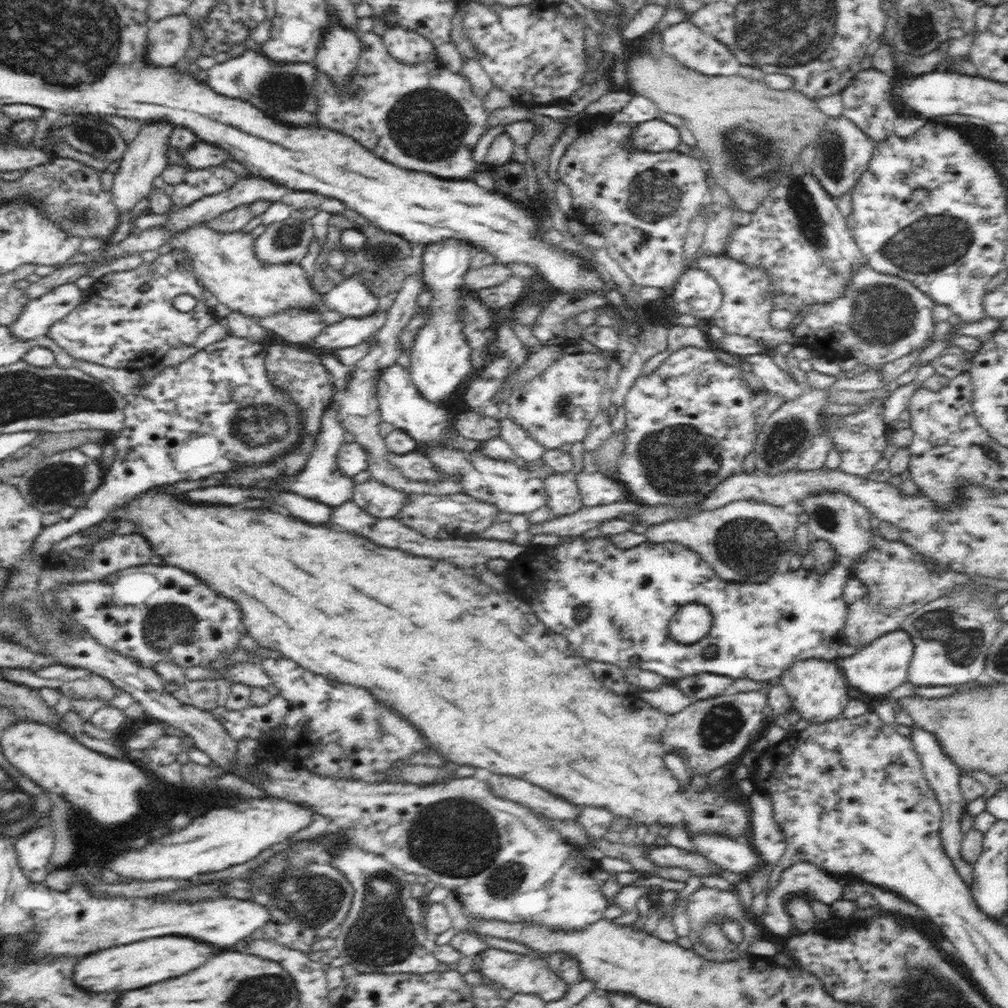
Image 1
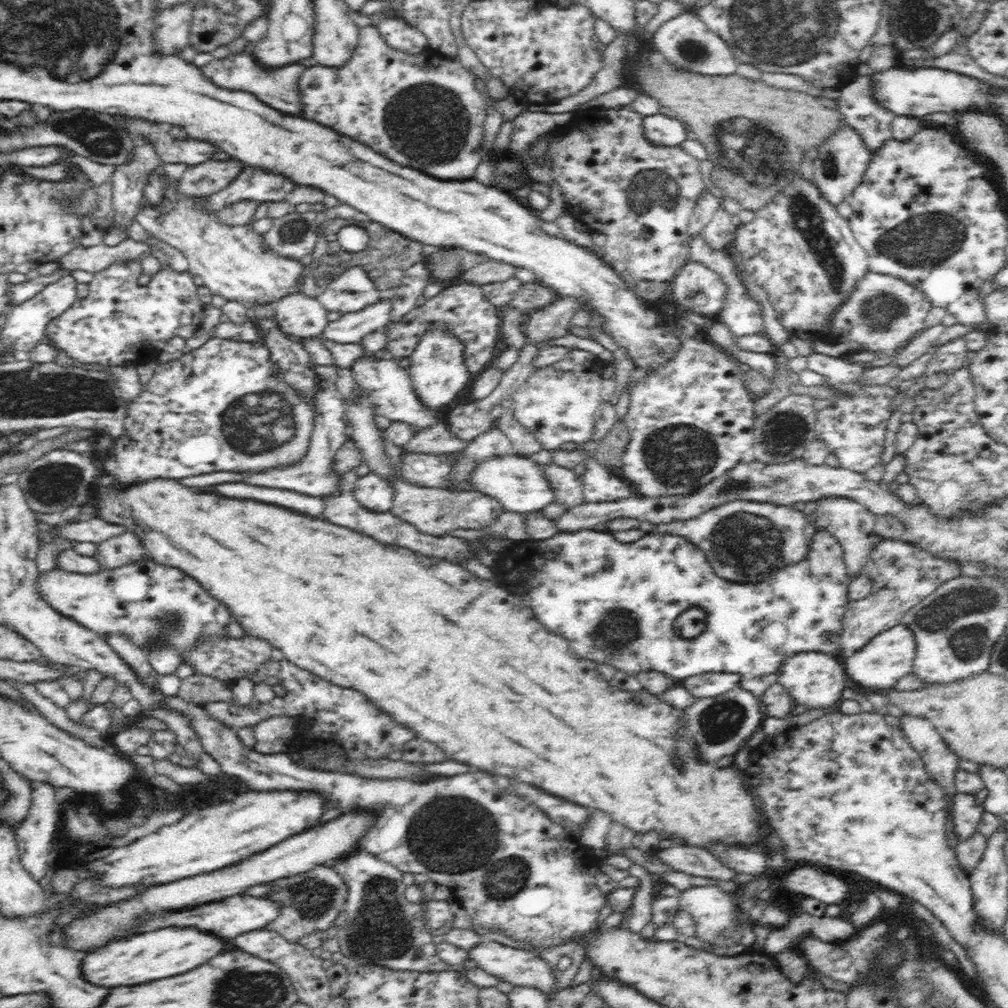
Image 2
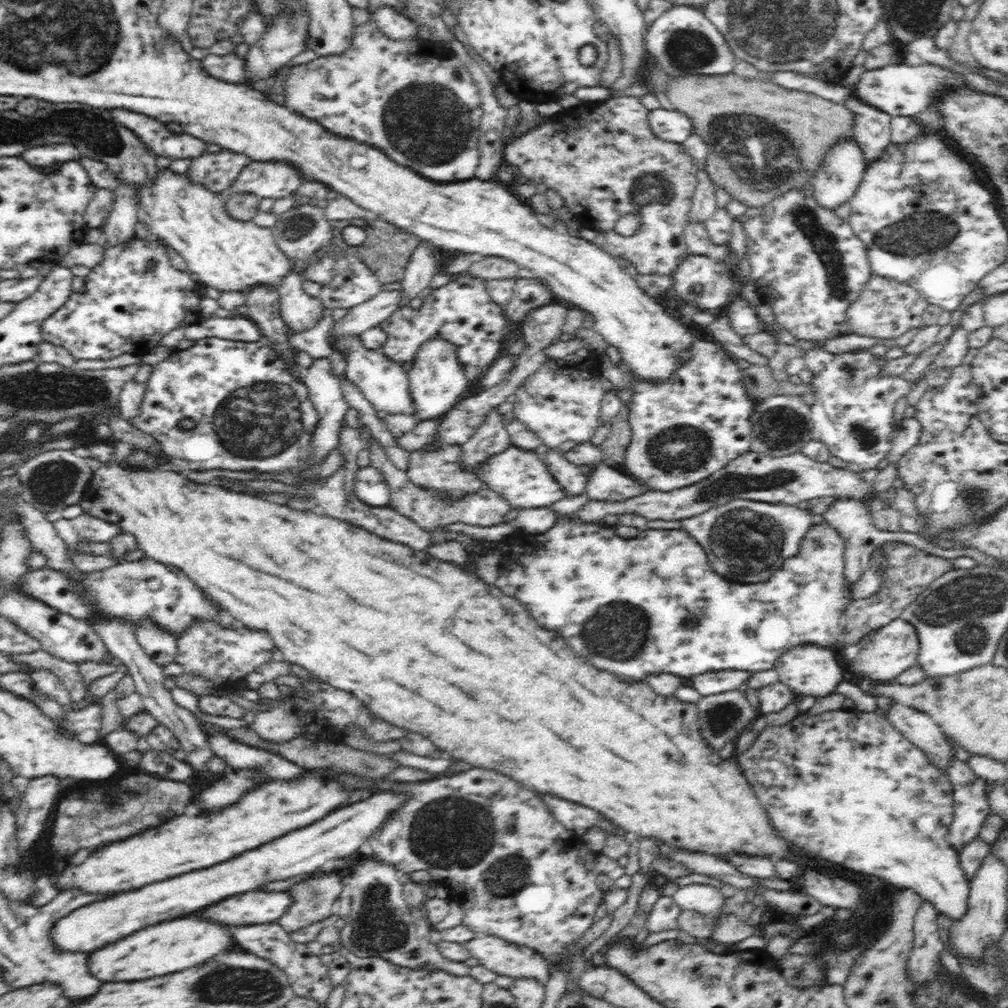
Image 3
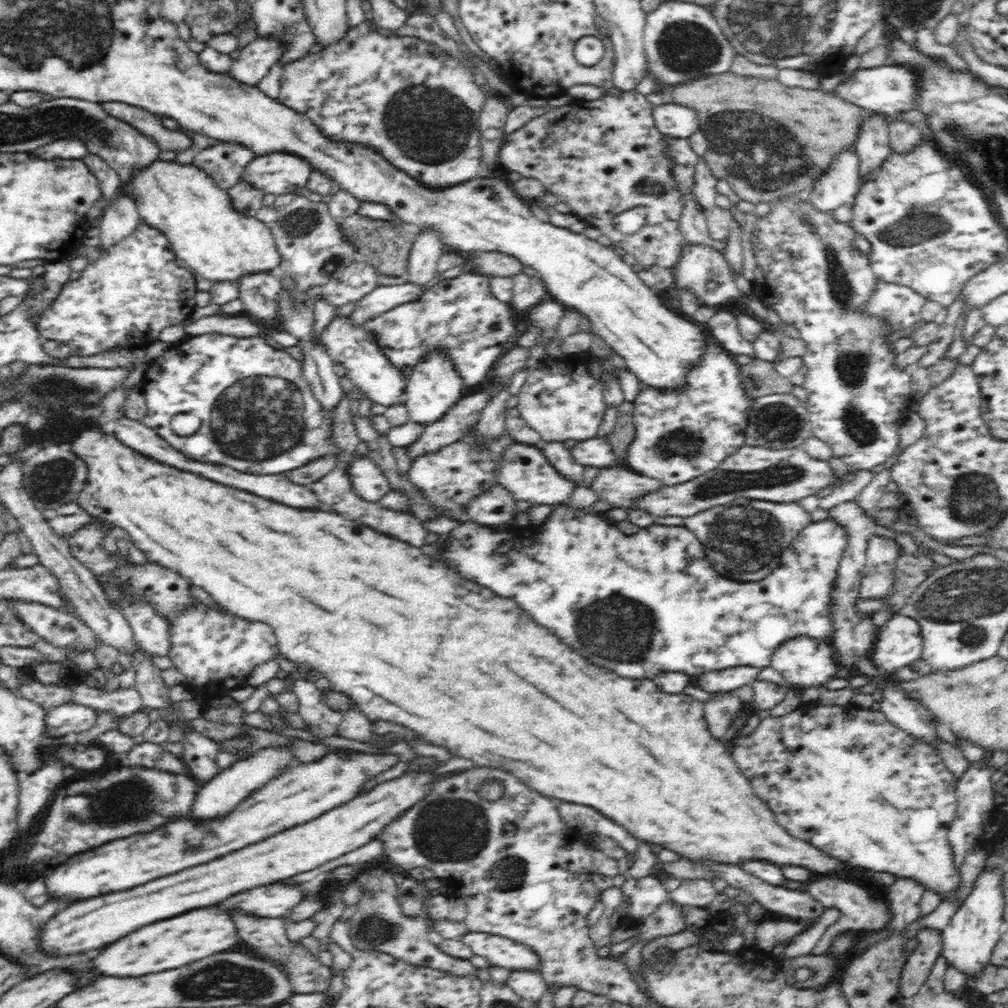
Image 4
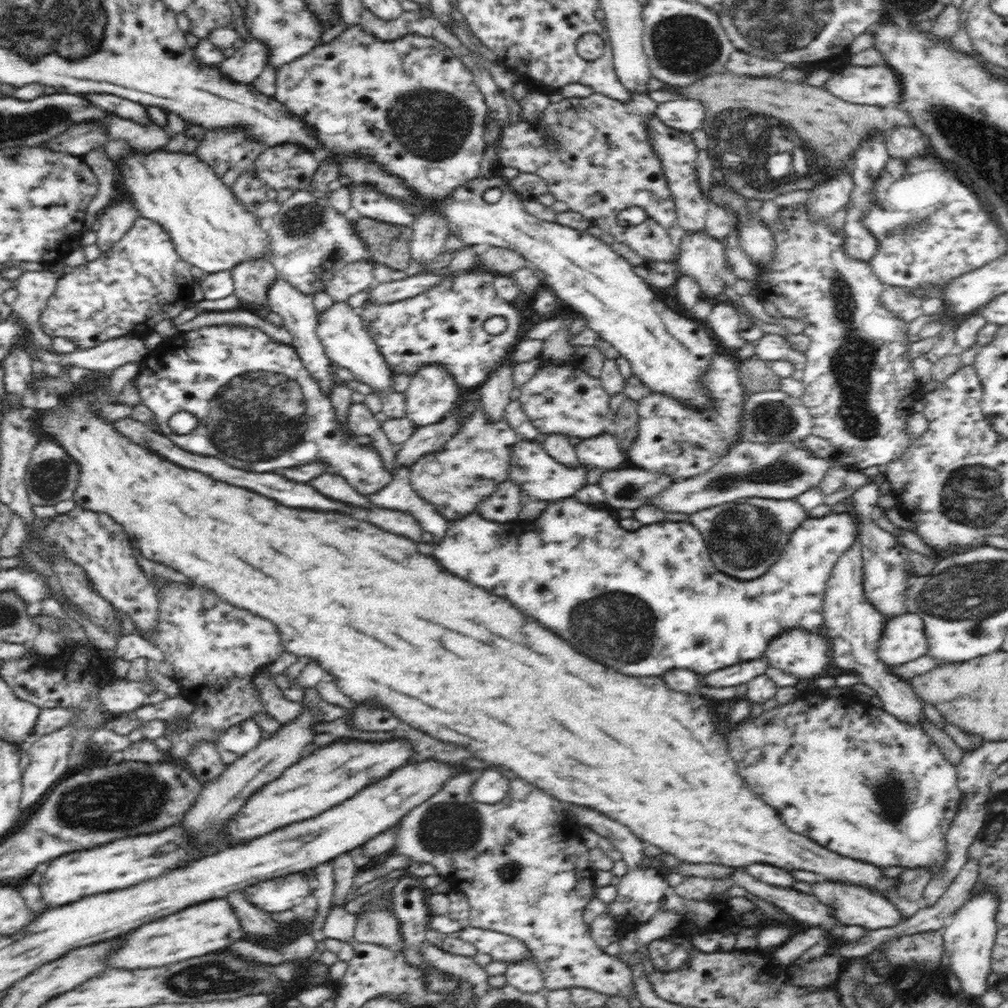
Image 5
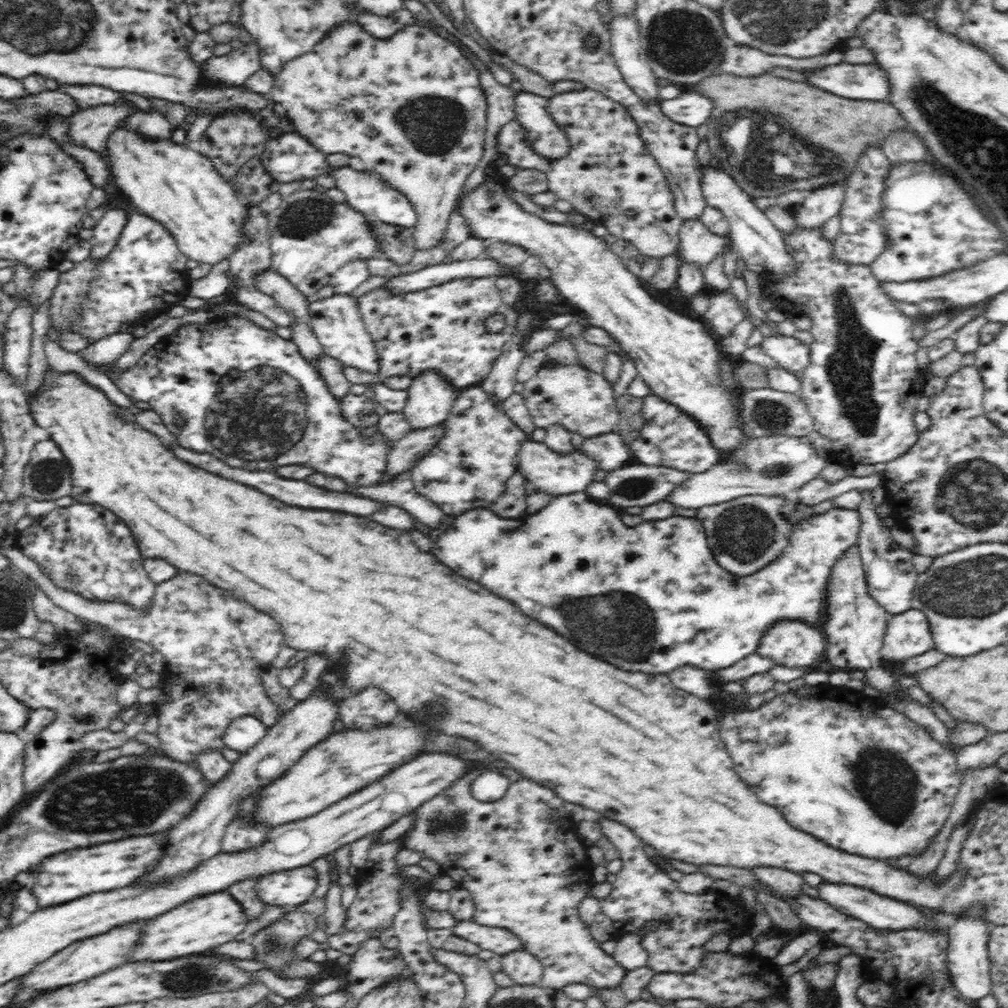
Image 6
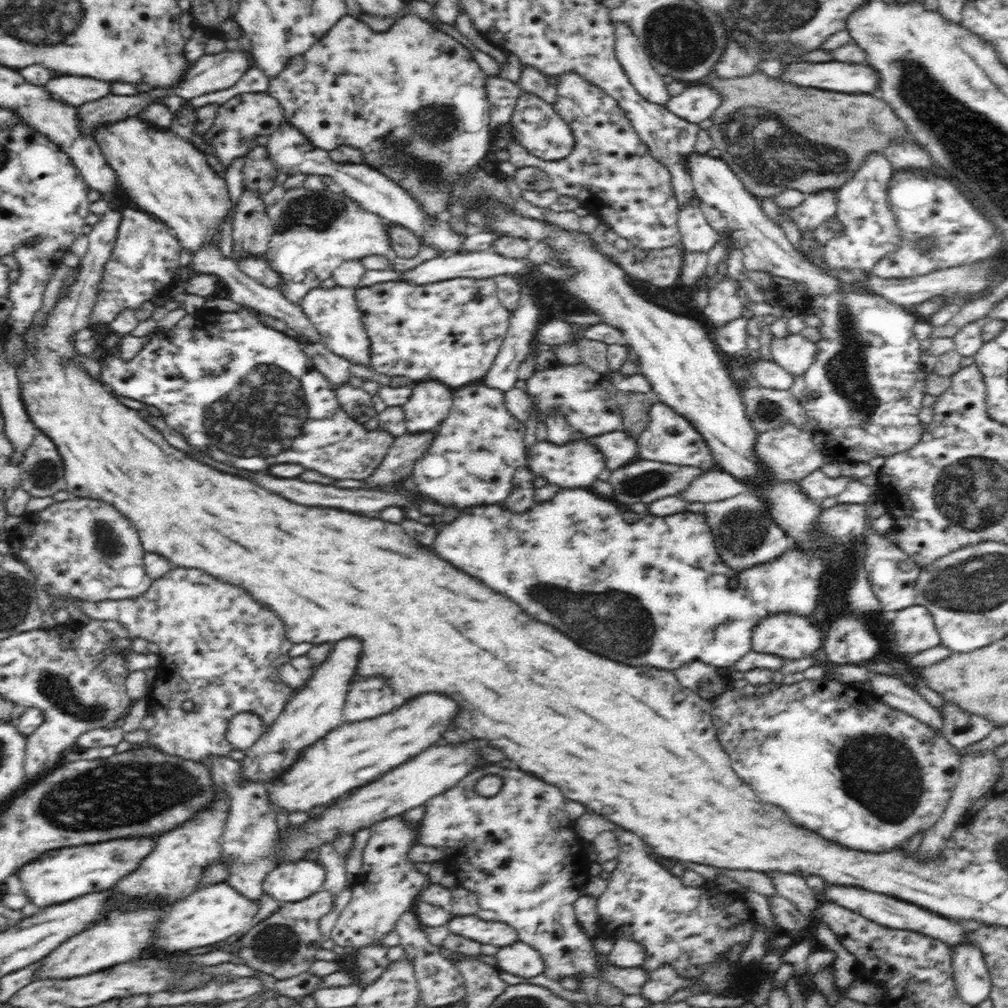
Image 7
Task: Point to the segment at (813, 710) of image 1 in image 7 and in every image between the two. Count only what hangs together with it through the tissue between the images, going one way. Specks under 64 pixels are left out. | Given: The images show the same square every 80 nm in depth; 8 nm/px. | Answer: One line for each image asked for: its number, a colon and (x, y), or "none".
2: (814, 679)
3: (809, 670)
4: (804, 662)
5: (805, 655)
6: (793, 643)
7: (789, 636)

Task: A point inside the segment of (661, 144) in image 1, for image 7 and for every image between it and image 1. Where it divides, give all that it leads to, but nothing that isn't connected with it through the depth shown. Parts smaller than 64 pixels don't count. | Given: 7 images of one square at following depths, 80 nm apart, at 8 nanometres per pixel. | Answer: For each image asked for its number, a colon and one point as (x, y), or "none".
2: (661, 130)
3: (673, 126)
4: (671, 119)
5: (687, 115)
6: (690, 109)
7: (698, 102)

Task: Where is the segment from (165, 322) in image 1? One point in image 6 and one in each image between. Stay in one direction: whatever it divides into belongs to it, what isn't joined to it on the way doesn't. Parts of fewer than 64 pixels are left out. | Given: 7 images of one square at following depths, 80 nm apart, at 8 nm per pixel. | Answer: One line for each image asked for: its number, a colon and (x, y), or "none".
2: (120, 322)
3: (126, 309)
4: (133, 290)
5: (141, 280)
6: (144, 275)

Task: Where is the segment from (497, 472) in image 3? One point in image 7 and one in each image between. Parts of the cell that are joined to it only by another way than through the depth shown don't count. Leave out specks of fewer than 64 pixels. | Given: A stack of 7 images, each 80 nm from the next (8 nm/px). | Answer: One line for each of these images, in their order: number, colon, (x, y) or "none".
4: (524, 470)
5: (542, 477)
6: (553, 473)
7: (576, 464)

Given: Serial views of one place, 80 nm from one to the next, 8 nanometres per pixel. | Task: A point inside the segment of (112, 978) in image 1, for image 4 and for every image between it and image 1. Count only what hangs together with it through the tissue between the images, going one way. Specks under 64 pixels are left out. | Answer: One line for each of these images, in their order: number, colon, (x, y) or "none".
2: (164, 953)
3: (169, 947)
4: (172, 943)

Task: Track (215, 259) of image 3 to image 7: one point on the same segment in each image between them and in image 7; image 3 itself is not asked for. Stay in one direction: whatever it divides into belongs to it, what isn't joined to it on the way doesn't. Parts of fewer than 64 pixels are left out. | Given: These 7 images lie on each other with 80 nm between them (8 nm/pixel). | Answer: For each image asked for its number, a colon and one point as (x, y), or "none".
4: (210, 237)
5: (210, 229)
6: (179, 187)
7: (168, 177)

